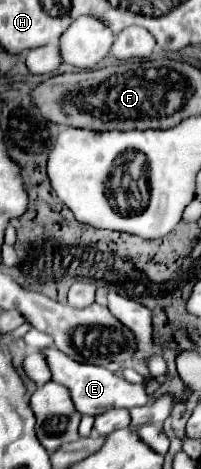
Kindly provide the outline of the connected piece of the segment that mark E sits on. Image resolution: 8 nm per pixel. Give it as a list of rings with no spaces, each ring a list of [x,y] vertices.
[[[43,348],[39,352],[45,356],[45,360],[51,368],[51,374],[53,374],[51,380],[61,386],[67,386],[71,400],[73,400],[77,412],[81,412],[81,414],[97,416],[99,412],[109,410],[109,408],[133,408],[133,406],[147,404],[147,392],[145,392],[145,386],[141,386],[141,384],[131,384],[131,382],[115,376],[113,372],[105,370],[103,366],[79,364],[55,348]]]

